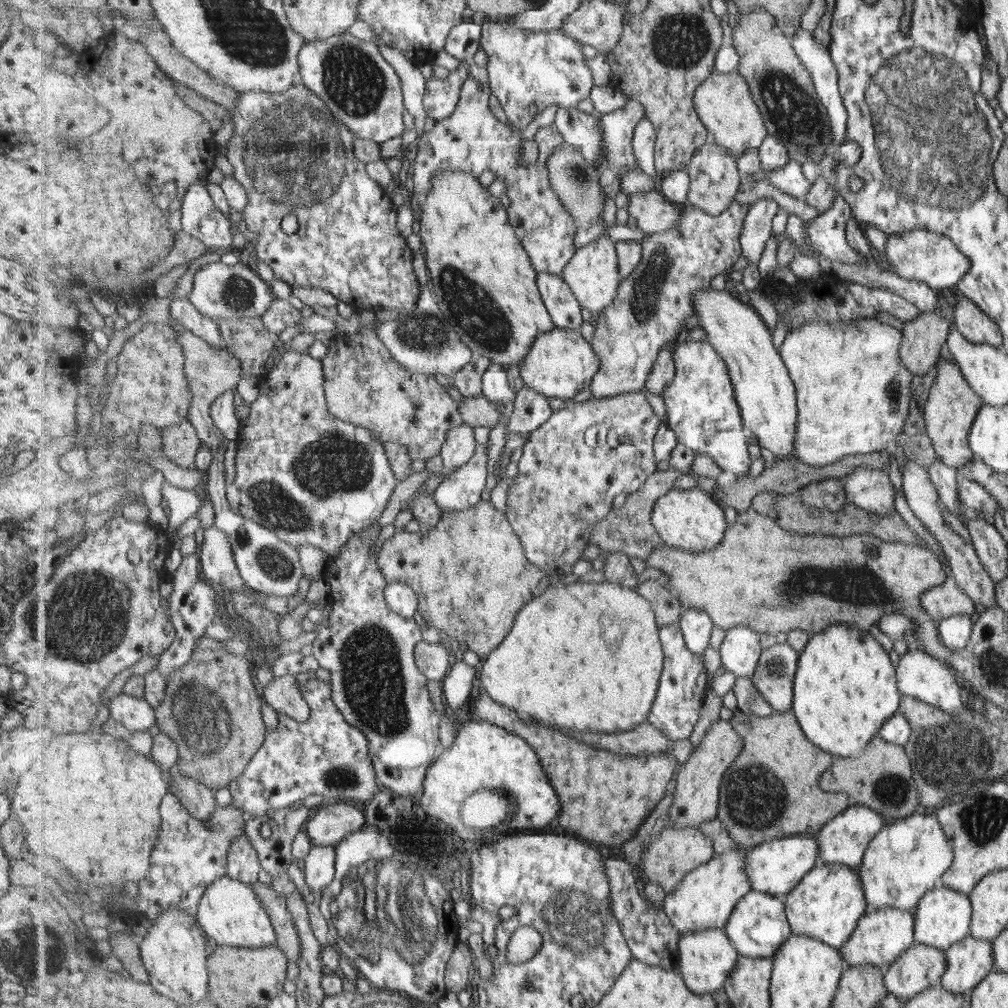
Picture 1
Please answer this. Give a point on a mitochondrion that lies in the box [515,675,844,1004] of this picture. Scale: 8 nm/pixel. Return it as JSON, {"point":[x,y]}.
{"point":[573,908]}

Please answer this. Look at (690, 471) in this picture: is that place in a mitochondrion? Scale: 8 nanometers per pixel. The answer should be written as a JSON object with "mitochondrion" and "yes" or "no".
{"mitochondrion":"no"}

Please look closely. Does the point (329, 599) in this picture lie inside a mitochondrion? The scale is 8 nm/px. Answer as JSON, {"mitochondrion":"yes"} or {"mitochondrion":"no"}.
{"mitochondrion":"no"}

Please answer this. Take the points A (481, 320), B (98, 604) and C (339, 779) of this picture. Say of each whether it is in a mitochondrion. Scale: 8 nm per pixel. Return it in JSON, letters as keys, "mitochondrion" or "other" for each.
{"A":"mitochondrion","B":"mitochondrion","C":"mitochondrion"}

